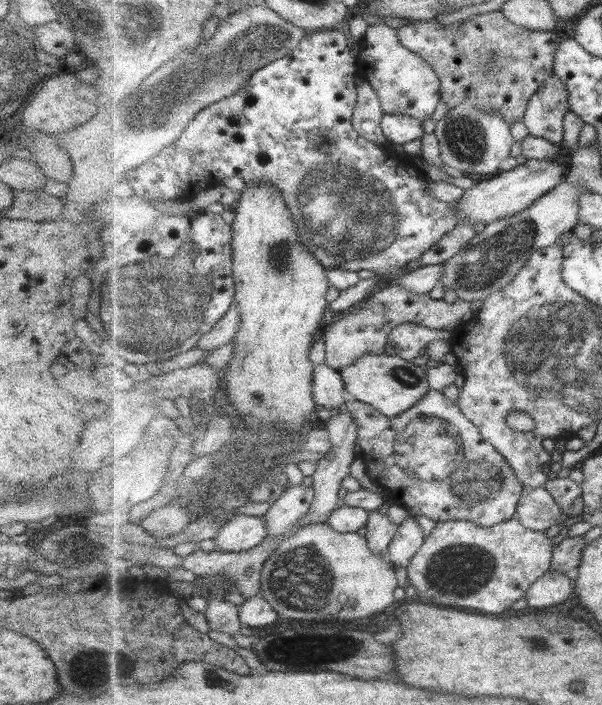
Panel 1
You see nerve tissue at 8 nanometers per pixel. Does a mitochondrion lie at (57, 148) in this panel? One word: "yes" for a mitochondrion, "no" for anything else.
no

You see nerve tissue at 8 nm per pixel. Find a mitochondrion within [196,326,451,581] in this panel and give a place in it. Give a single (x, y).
(407, 377)

